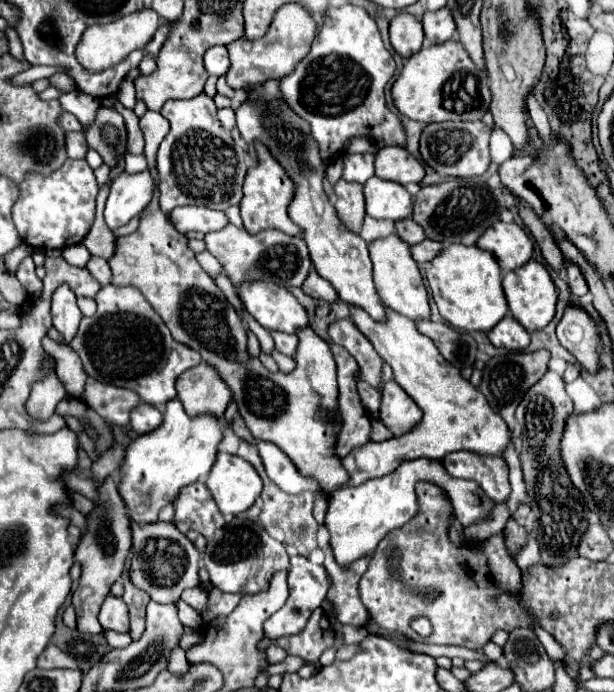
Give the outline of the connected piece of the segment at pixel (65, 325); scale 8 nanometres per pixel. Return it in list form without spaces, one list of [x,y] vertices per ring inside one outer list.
[[[60,286],[52,296],[52,318],[54,328],[62,334],[64,344],[70,344],[78,332],[82,312],[76,304],[76,294],[68,286]]]

